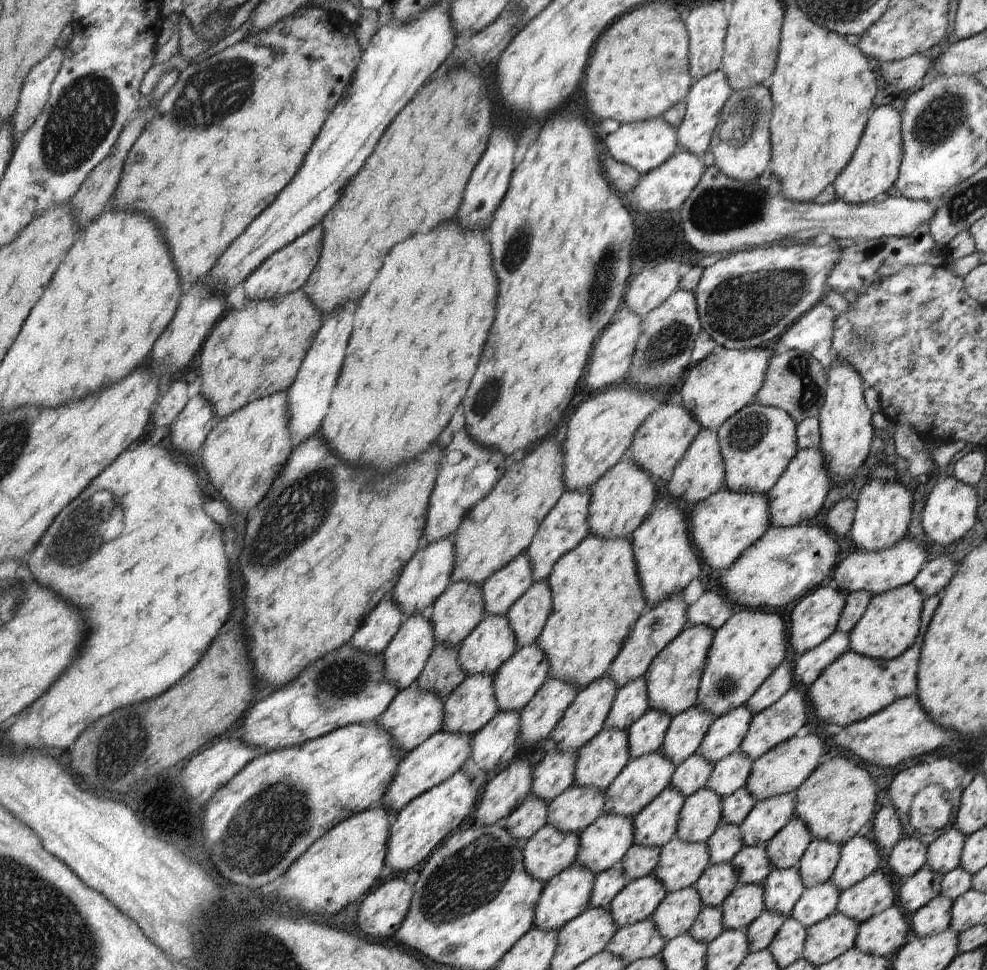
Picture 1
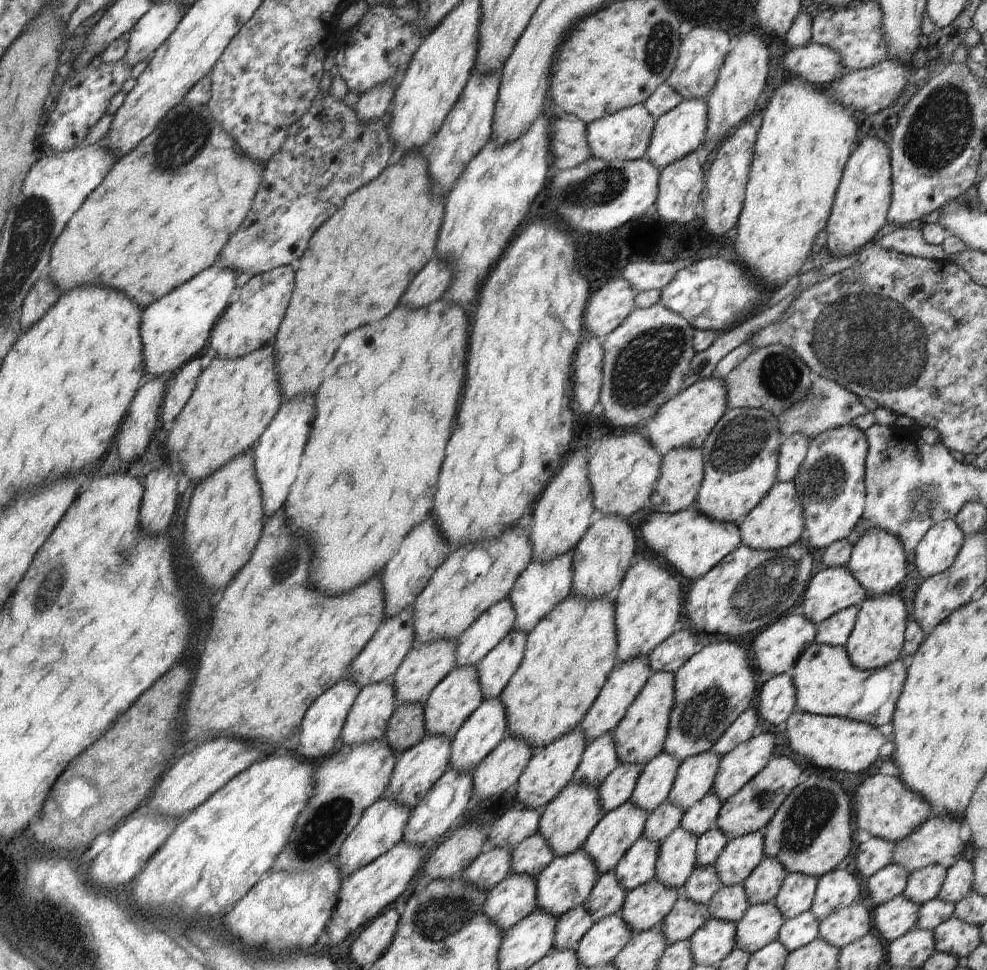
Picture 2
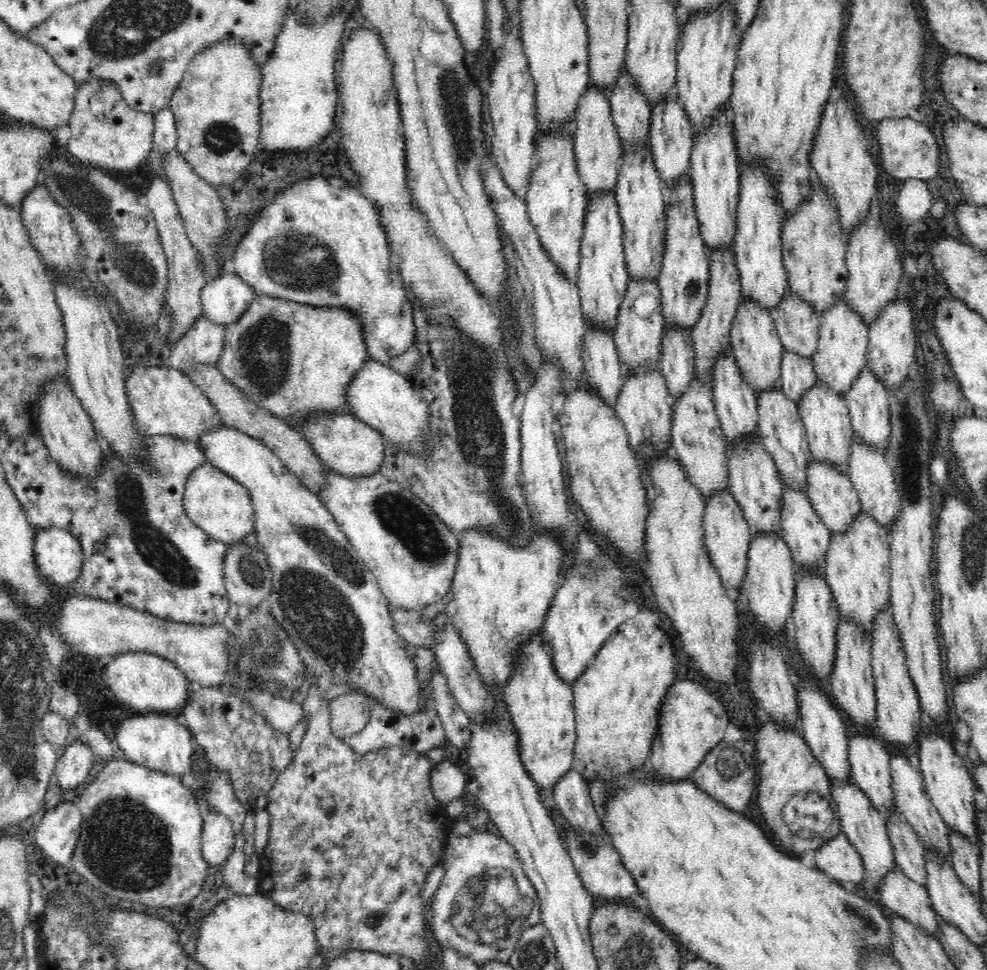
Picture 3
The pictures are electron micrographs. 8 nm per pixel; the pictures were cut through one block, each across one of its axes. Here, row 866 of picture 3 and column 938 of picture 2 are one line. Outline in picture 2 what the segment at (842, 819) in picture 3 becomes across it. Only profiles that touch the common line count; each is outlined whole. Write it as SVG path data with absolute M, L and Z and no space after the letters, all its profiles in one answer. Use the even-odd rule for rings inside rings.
M930 865L908 875L903 895L917 905L922 906L937 898L947 875L947 868Z

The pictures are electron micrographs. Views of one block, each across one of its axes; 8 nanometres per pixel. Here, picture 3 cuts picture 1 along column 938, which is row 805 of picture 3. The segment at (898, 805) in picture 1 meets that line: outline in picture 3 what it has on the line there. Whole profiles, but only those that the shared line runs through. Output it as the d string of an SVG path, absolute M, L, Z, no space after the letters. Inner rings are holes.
M774 719L763 722L756 734L756 762L760 784L758 785L758 804L762 817L766 821L766 826L774 832L776 840L780 842L782 850L786 850L790 856L801 858L807 851L818 850L822 844L826 844L829 838L841 831L838 818L836 822L824 833L824 836L803 839L794 834L788 824L783 820L783 809L796 794L800 792L816 792L820 797L830 800L832 793L829 792L830 779L818 759L810 750L808 743L801 731L782 727Z

